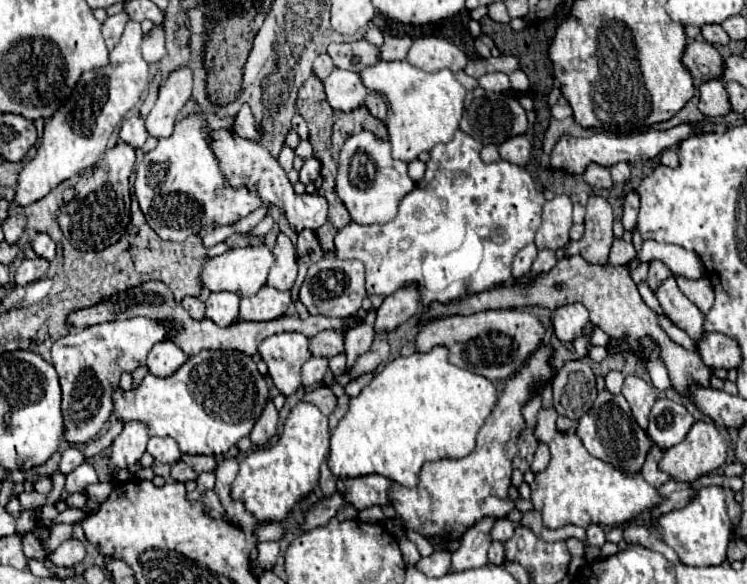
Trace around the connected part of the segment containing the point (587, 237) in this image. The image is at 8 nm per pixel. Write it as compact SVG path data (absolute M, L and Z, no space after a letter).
M590 195L586 203L586 233L580 241L569 242L564 248L565 256L580 255L592 265L608 265L608 253L614 241L613 210L604 197Z

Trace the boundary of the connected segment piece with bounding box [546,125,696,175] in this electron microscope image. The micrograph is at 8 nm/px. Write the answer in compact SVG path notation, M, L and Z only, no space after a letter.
M678 125L678 127L666 129L666 131L644 131L644 133L636 133L636 135L610 135L610 133L594 133L590 137L564 135L554 145L554 149L550 153L550 165L546 169L564 171L570 175L582 175L590 163L596 163L602 167L612 167L620 161L626 161L626 163L648 161L648 159L654 159L656 155L660 155L664 149L670 149L676 143L680 143L682 139L690 137L692 133L696 133L696 129L692 129L688 125Z

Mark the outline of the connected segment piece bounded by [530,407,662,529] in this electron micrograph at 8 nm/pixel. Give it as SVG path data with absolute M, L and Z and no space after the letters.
M548 407L542 409L538 415L536 425L536 439L548 445L550 449L550 465L536 473L536 483L532 483L532 505L536 511L542 513L542 523L548 529L560 529L564 525L604 525L614 527L622 525L626 521L632 521L636 515L640 515L646 509L652 509L662 501L658 495L658 489L648 485L642 475L628 477L626 473L610 467L608 463L592 457L582 441L576 435L560 433L556 429L556 409Z

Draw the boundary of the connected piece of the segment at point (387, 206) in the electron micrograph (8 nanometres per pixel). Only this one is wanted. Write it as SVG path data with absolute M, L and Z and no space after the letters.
M360 131L346 139L340 159L336 193L352 215L352 221L360 225L388 223L396 217L396 207L400 199L414 189L414 181L408 177L408 163L392 159L390 141L376 137L370 131Z

